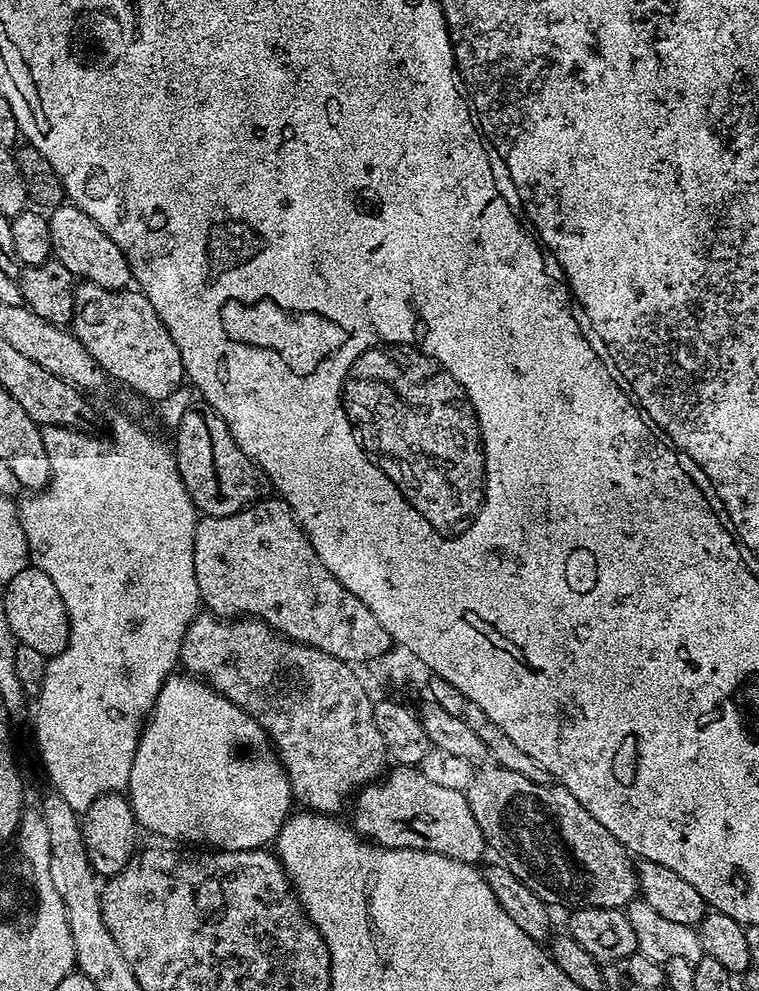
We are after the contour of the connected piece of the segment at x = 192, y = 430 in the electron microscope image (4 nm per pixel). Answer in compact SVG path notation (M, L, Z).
M193 403L174 425L174 455L178 474L192 499L197 513L204 516L229 516L238 510L265 499L270 485L264 471L234 442L234 434L209 404Z

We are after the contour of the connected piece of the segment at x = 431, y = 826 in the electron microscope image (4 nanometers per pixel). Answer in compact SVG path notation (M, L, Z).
M396 766L383 778L359 789L354 796L356 809L352 812L356 819L355 831L363 836L365 841L379 844L381 848L417 848L467 864L480 862L484 852L486 853L486 845L482 830L478 830L478 822L474 822L474 813L470 811L467 795L461 789L459 792L456 788L447 788L446 785L423 776L420 771L416 766Z

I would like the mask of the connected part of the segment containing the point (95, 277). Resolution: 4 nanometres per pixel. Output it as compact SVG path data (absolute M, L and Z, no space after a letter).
M65 202L51 209L48 216L50 226L50 242L52 243L52 254L55 260L77 281L97 284L103 288L109 288L115 292L127 289L133 283L132 271L118 246L110 242L108 235L75 204Z

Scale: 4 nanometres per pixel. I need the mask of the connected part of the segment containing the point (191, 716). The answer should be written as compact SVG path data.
M173 674L158 690L158 698L140 733L126 795L143 831L145 828L156 836L165 836L168 842L189 840L189 845L225 852L271 845L294 808L288 775L262 726L191 674Z

